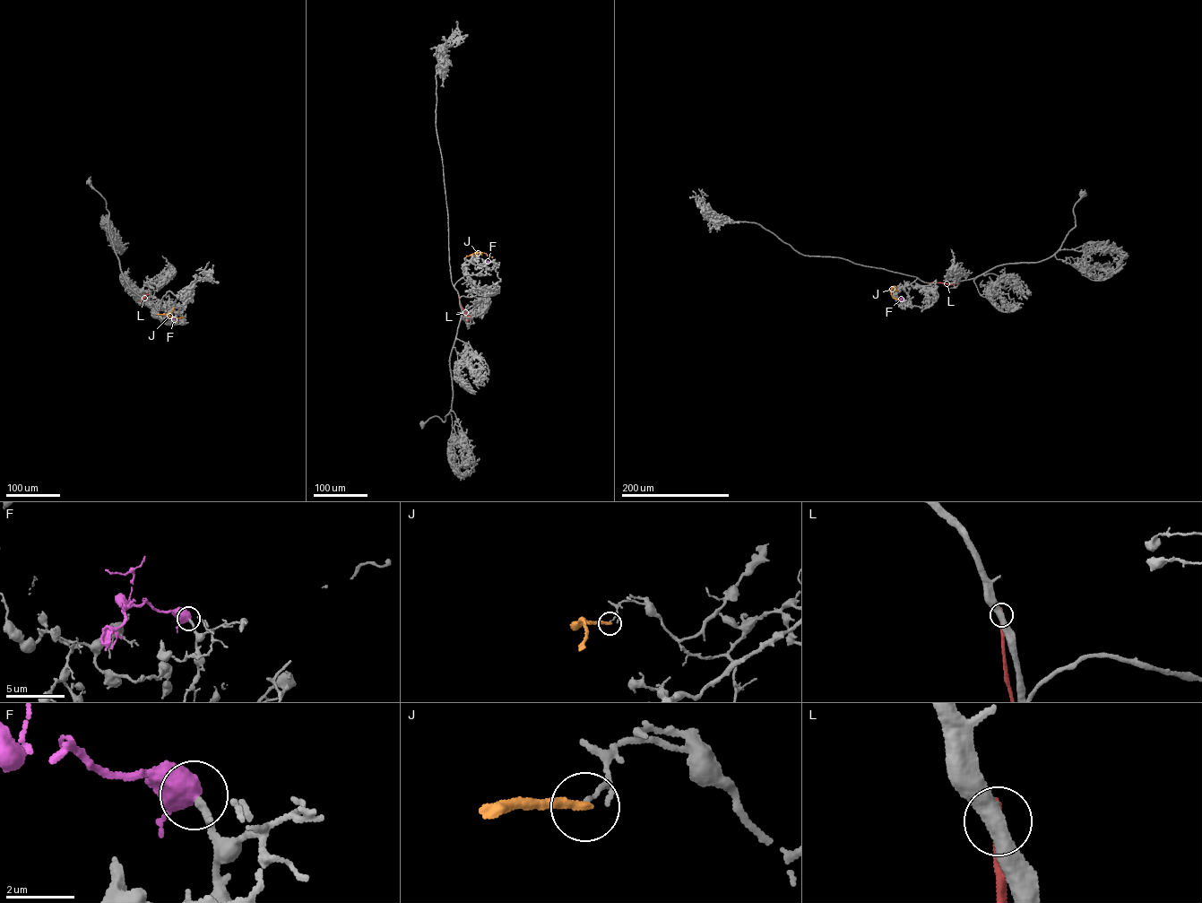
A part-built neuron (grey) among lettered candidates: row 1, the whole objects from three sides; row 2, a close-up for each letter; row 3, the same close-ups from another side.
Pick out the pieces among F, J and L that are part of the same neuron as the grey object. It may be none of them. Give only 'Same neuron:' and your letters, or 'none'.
Same neuron: F

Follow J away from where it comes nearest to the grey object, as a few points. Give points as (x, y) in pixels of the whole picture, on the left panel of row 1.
J: (157, 314), (183, 316)

